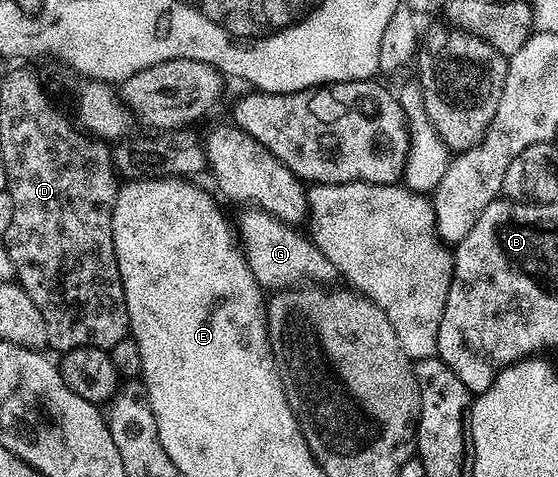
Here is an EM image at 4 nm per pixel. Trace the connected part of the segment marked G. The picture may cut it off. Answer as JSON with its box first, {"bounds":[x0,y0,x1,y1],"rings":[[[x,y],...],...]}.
{"bounds":[238,210,338,290],"rings":[[[248,210],[238,220],[238,234],[242,239],[244,255],[260,287],[265,290],[276,290],[281,286],[300,286],[307,282],[312,286],[328,286],[338,273],[334,262],[318,250],[316,243],[307,235],[304,236],[293,225],[274,218],[268,212]]]}

